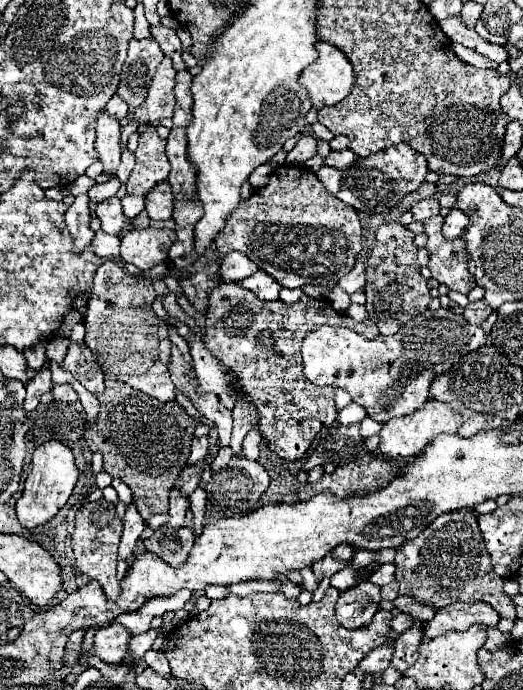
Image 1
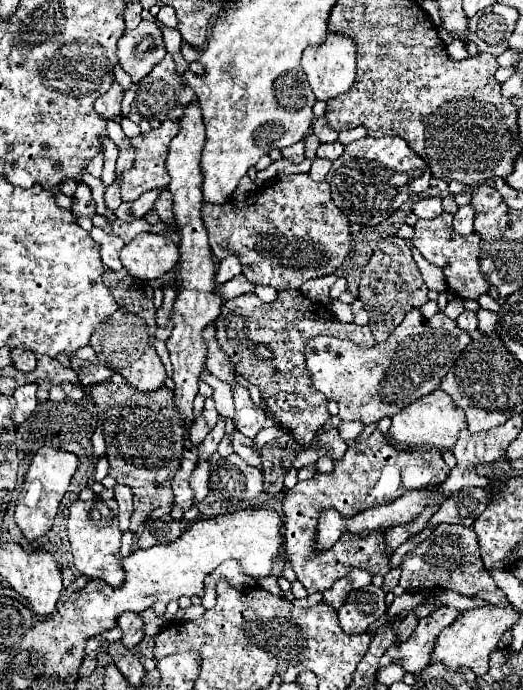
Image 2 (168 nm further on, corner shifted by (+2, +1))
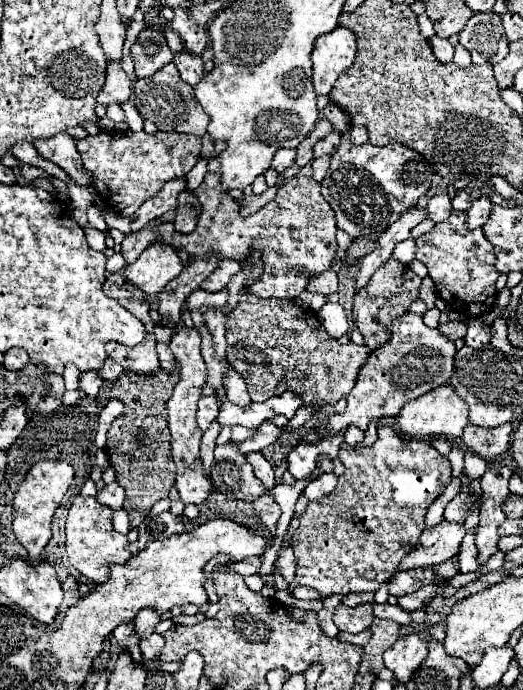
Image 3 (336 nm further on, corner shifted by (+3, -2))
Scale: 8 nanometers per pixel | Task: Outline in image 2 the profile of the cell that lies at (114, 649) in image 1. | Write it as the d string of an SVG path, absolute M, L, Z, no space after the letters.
M125 612L125 614L121 614L121 618L119 618L119 628L121 628L121 632L123 632L121 642L125 644L125 648L135 648L135 646L141 642L141 638L145 636L143 626L145 626L145 624L143 624L143 620L141 620L139 614L135 614L135 612Z

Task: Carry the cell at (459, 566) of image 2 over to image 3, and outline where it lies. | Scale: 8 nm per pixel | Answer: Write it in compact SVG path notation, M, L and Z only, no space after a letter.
M416 567L416 569L394 573L388 581L388 589L390 589L390 595L402 597L402 595L414 593L426 585L446 585L446 583L448 583L446 579L440 579L434 573L434 567Z

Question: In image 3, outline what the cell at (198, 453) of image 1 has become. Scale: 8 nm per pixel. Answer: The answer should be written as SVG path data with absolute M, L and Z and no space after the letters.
M202 397L200 401L198 401L198 415L196 415L196 419L198 419L198 427L200 427L200 431L204 433L206 429L208 429L208 425L216 419L216 415L218 415L218 405L216 405L216 399L214 397Z

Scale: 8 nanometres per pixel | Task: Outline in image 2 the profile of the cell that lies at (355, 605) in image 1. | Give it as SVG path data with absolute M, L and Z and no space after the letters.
M373 584L349 594L347 602L337 610L339 624L345 634L361 634L367 626L387 612L385 592Z

